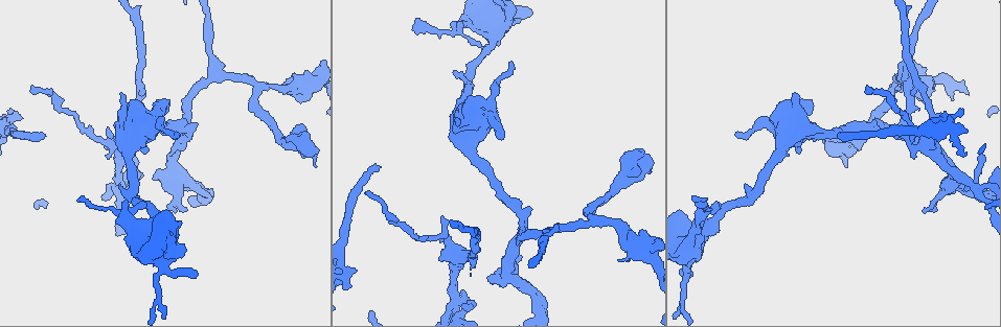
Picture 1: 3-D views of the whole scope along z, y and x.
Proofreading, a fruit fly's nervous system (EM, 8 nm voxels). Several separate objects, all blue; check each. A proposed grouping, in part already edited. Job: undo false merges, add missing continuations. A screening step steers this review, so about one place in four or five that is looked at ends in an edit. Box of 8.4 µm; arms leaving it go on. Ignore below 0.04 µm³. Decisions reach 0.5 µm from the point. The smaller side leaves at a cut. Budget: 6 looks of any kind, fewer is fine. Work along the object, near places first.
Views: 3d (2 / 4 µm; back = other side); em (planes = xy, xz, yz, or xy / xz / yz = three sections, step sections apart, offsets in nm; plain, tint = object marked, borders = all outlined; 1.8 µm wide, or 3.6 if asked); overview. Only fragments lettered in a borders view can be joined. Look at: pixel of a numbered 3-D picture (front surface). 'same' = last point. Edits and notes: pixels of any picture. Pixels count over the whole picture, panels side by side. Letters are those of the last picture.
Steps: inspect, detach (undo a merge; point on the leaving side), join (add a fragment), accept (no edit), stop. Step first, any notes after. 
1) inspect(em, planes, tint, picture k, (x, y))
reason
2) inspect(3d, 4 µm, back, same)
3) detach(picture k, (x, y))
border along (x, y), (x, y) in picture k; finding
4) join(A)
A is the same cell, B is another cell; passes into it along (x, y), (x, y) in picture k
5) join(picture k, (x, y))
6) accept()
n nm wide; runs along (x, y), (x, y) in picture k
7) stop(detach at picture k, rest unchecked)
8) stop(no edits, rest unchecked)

inspect(em, 3.6 µm, planes, borders, picture 1, (378, 168))
free end

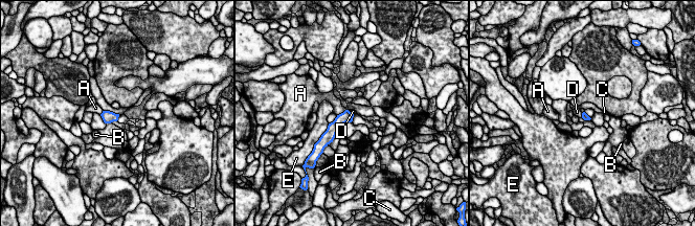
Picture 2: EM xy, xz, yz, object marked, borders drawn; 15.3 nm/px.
join(D)
D is the same cell, A, B, C and E are other cells; passes into it along (584, 115), (582, 115), (577, 112) in picture 2; the neuron continues

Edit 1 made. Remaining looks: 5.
inspect(overview)
redraw

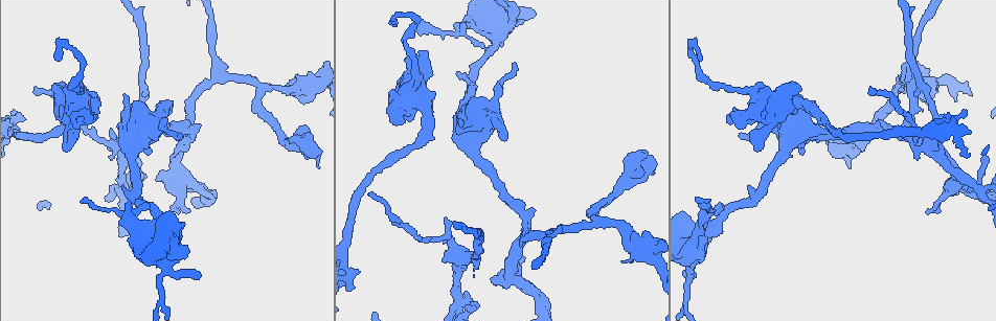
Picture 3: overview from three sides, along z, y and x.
inspect(em, xz, step 8, tint, picture 3, (512, 65))
an open end

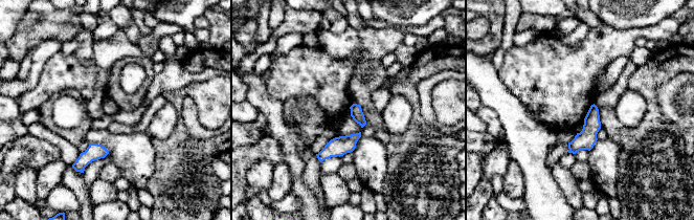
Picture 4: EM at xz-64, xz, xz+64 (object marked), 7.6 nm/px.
inspect(em, xz, step 8, borders, same)

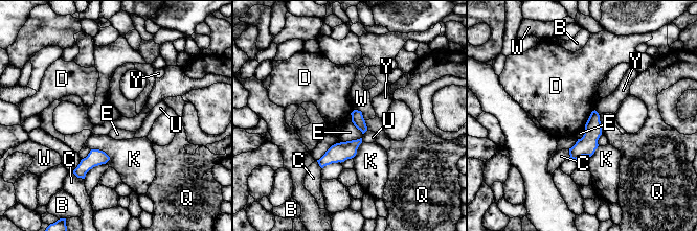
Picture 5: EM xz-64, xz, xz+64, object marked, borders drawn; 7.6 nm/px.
accept()
B, C, D, E, K, Q, U, W and Y are other cells; border along (594, 109), (584, 128) in picture 5; no lettered fragment goes on from it

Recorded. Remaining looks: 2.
inspect(3d, 2 µm, picture 3, (74, 128))
an open end

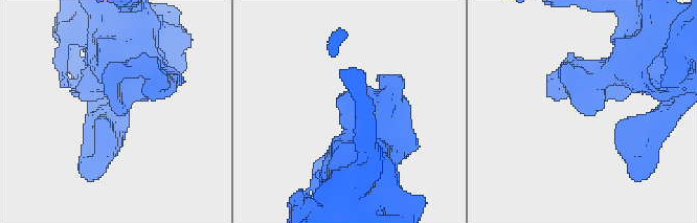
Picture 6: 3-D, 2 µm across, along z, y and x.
inspect(em, xz, step 4, borders, picture 6, (576, 107))

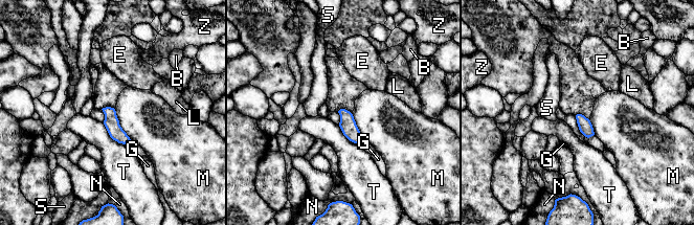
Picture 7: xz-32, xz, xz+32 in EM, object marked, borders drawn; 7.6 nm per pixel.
accept()
M touches over 280 nm; B, E, G, L, M, N, S, T and Z are other cells; border along (114, 109), (119, 126), (131, 140) in picture 7; none of them fits

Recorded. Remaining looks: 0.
stop(join at picture 2, rest unchecked)

